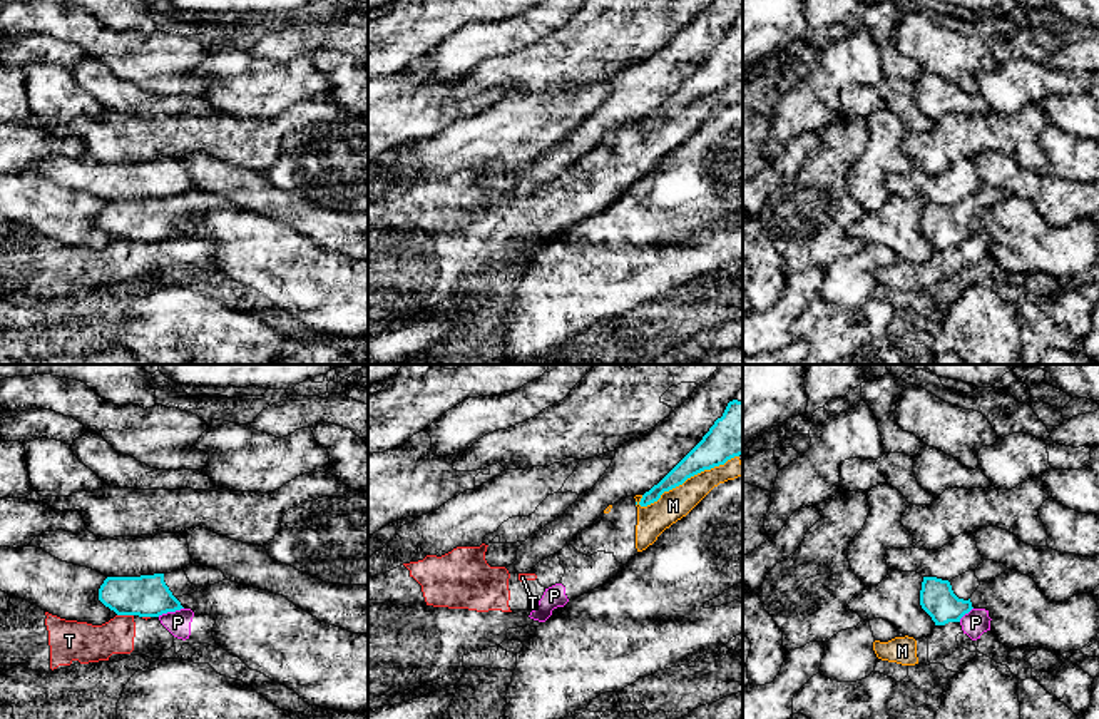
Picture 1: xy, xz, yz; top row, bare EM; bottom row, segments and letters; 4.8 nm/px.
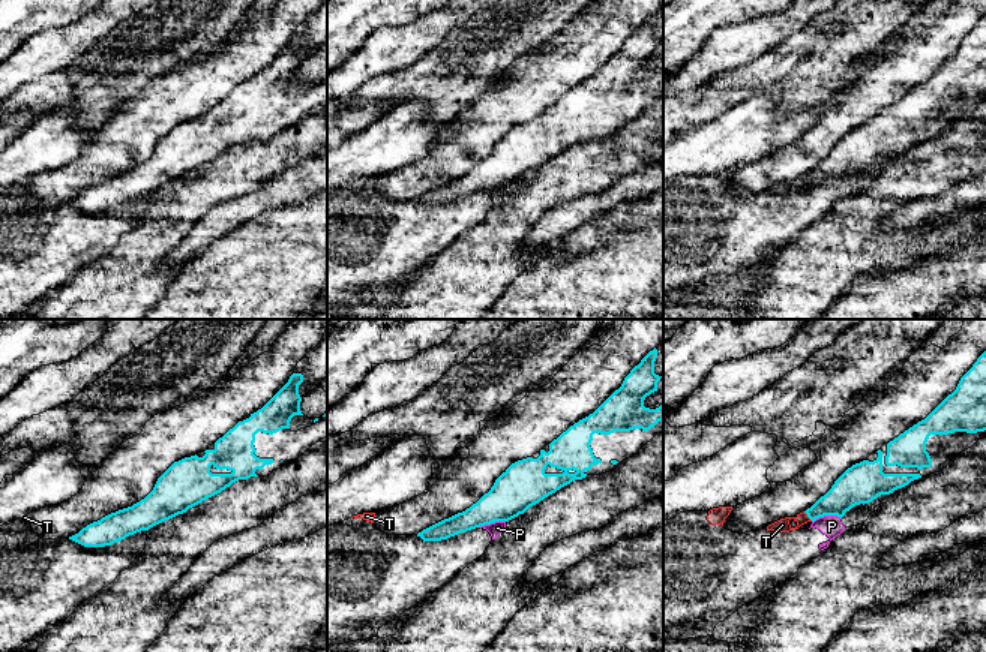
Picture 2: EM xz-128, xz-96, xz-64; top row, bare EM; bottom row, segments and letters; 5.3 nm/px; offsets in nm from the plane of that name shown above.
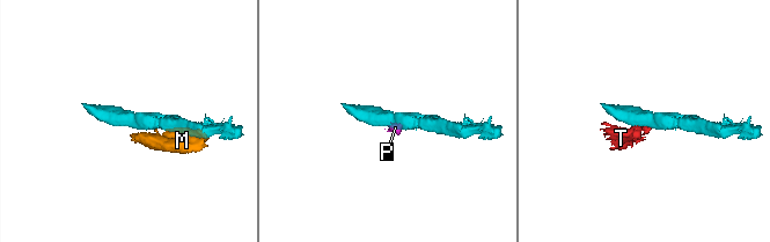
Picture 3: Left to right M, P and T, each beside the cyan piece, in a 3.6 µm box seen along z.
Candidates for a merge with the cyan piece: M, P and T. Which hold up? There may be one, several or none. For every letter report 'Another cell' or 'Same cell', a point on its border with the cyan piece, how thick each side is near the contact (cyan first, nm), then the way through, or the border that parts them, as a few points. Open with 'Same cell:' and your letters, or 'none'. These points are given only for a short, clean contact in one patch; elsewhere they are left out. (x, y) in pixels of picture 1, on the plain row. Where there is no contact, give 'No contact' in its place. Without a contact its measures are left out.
Same cell: none
M: Another cell. Touches cyan at xz (686, 104). Thickness 180 nm (cyan) against 150 nm
P: Another cell. Touches cyan at xy (169, 236). Thickness 200 nm (cyan) against 120 nm. Boundary: xy (183, 233), (158, 241)
T: Another cell. Touches cyan at xy (126, 239). Thickness 200 nm (cyan) against 190 nm. Boundary: xy (117, 239), (132, 241)

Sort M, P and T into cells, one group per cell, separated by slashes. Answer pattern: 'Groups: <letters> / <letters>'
Groups: M P T

